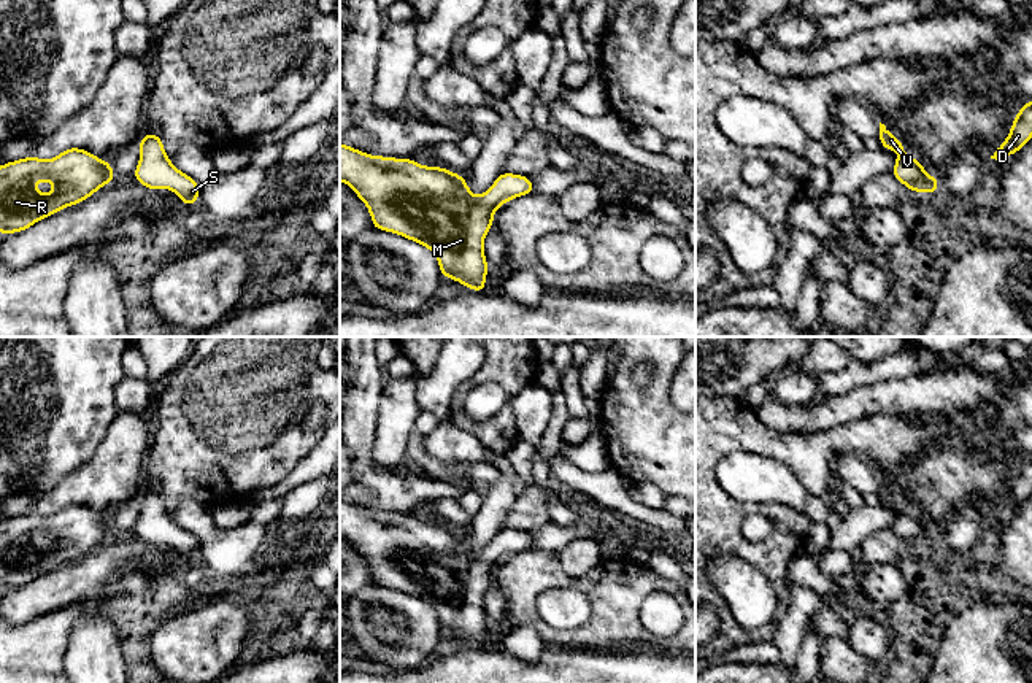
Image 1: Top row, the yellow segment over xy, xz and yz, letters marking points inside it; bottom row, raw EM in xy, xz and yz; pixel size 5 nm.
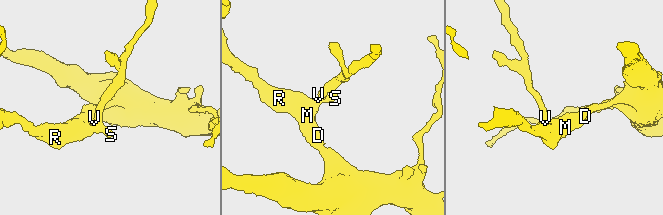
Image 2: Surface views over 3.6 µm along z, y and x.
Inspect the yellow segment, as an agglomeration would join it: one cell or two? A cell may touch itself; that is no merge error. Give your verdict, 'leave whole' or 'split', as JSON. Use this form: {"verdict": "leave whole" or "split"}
{"verdict": "leave whole"}

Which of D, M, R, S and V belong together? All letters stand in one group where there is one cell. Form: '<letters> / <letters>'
D M R S V

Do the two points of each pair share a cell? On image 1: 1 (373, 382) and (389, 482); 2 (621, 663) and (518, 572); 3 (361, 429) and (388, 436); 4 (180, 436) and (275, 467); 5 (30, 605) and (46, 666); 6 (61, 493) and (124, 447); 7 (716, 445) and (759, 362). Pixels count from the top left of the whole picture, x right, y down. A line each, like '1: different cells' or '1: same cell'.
1: same cell
2: different cells
3: different cells
4: same cell
5: different cells
6: same cell
7: different cells

